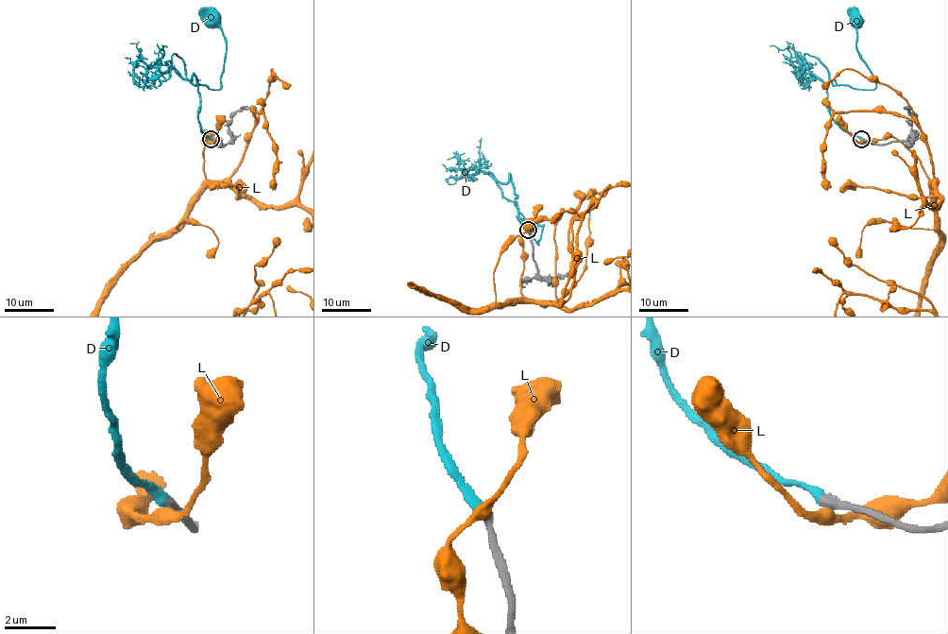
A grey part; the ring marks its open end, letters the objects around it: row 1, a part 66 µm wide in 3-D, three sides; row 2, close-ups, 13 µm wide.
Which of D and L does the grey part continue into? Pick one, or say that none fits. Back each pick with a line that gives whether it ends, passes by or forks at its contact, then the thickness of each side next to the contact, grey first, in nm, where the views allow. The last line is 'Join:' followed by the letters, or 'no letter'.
D: it ends | 360/400 nm
Join: D

